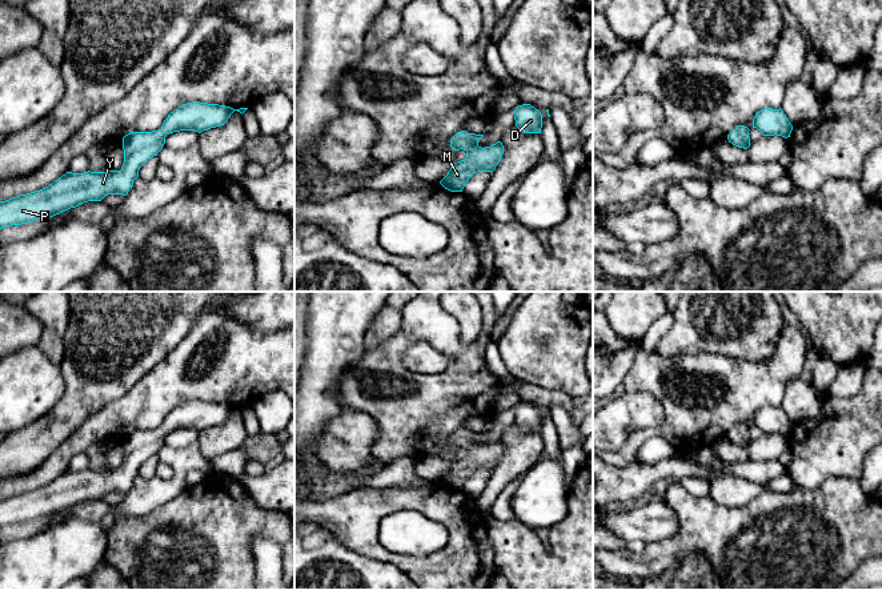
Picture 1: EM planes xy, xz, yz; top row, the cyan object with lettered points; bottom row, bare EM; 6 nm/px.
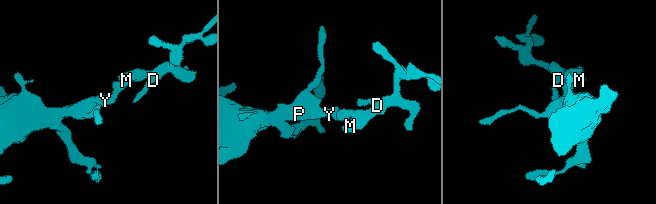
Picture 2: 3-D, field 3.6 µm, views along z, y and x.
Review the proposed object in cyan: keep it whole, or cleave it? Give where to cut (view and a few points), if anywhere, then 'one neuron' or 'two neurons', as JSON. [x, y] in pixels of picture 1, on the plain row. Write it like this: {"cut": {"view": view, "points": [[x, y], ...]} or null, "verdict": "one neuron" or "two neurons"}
{"cut": null, "verdict": "one neuron"}

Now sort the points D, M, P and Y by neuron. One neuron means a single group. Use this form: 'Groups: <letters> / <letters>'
Groups: D M P Y

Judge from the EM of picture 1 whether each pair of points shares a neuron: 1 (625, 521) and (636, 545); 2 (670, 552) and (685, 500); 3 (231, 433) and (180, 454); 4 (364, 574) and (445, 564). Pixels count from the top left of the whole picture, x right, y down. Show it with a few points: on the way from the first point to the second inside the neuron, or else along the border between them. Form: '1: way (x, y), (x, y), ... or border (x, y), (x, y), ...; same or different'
1: border (628, 540), (641, 540), (646, 544); different
2: way (684, 538), (685, 513); same
3: border (196, 442), (199, 448); different
4: border (371, 557), (392, 562), (408, 576); different

